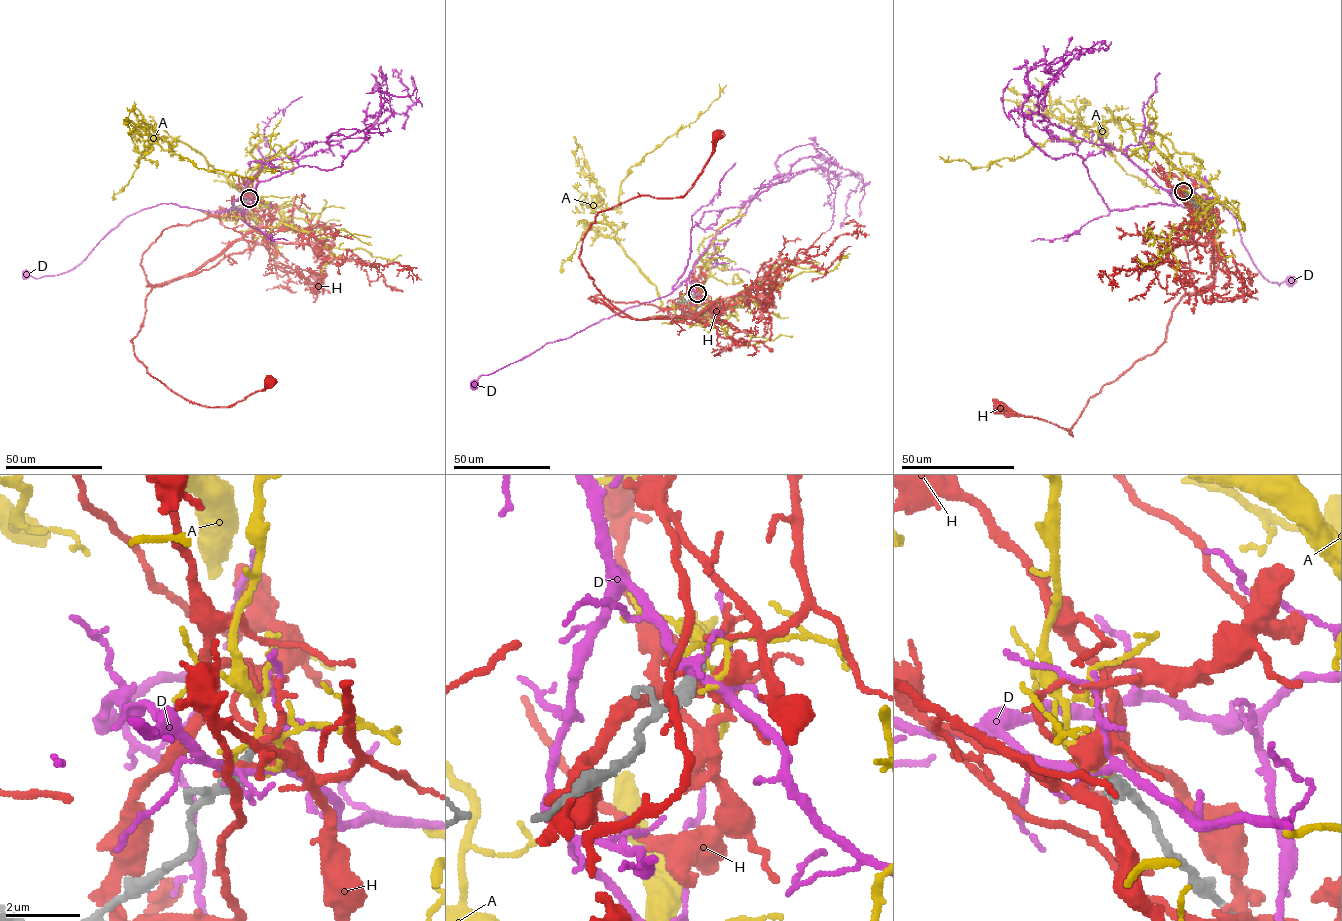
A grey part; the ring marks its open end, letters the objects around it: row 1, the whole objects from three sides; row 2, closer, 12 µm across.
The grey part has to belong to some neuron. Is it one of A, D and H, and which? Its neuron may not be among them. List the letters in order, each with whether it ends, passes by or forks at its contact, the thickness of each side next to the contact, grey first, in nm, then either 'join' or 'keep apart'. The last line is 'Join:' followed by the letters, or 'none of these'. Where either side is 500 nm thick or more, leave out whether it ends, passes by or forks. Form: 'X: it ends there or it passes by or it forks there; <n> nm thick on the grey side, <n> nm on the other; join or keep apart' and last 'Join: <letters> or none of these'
A: it ends there; 440 nm thick on the grey side, 180 nm on the other; keep apart
D: it forks there; 420 nm thick on the grey side, 200 nm on the other; keep apart
H: it ends there; 380 nm thick on the grey side, 240 nm on the other; keep apart
Join: none of these

